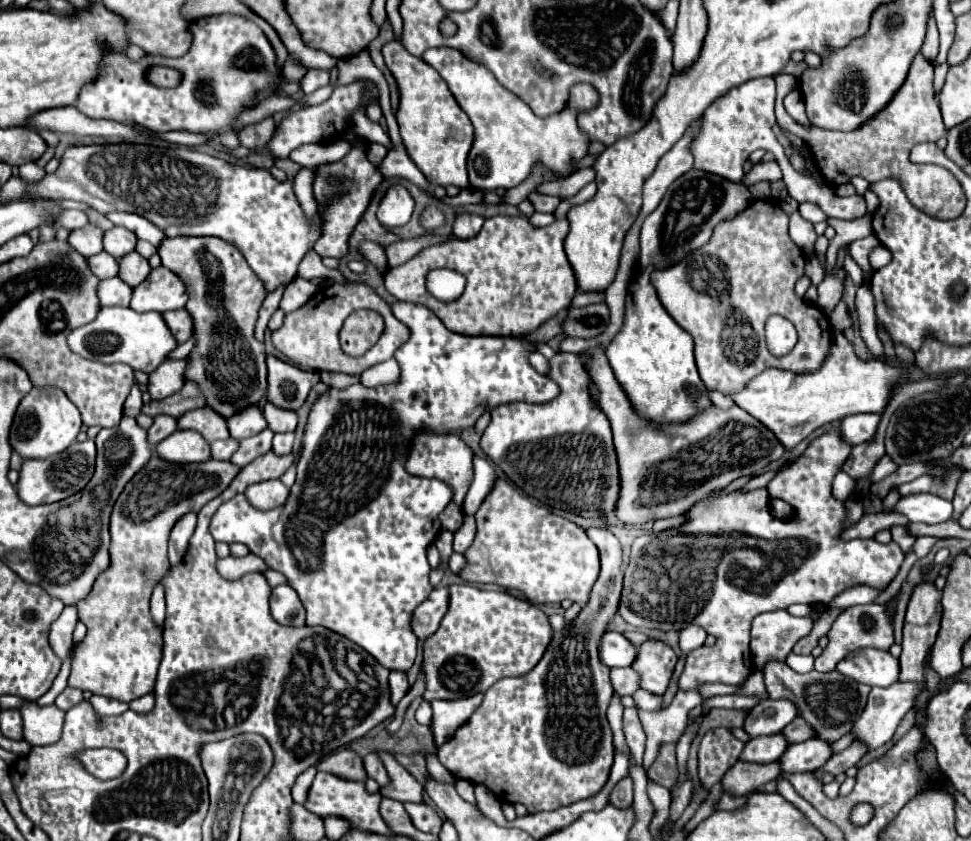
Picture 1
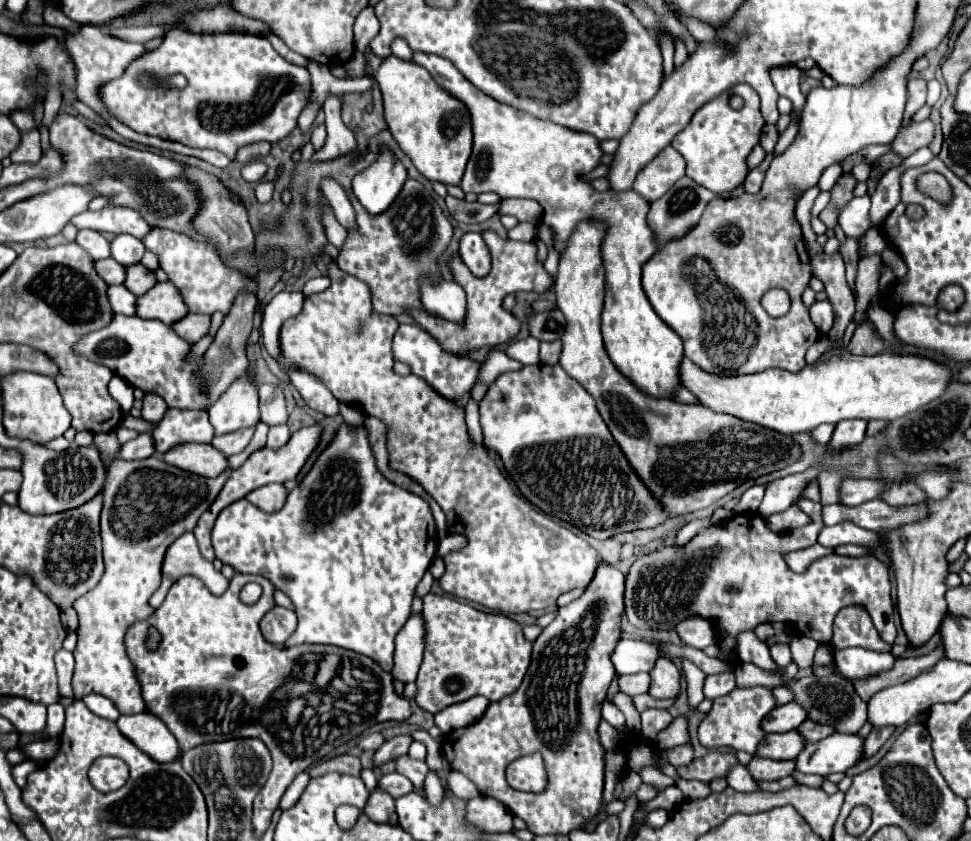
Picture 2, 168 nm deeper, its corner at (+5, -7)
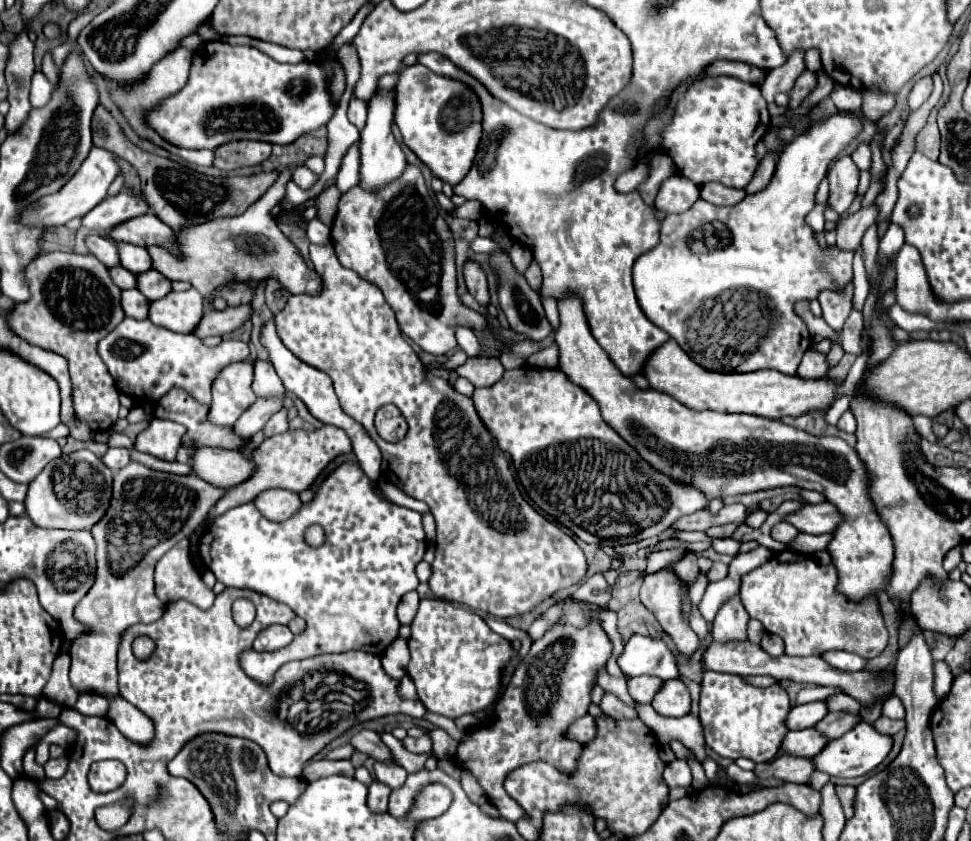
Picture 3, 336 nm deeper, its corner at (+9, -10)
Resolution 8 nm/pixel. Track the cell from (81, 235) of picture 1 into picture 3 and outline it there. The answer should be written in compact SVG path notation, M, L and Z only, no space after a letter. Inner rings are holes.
M88 235L86 237L86 247L90 249L92 255L96 255L106 267L114 267L120 263L118 259L118 249L114 241L108 241L100 235Z

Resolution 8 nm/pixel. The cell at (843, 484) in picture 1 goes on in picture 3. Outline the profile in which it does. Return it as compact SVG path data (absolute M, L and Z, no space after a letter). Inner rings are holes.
M824 501L820 505L804 505L800 511L792 513L788 519L796 529L802 533L812 533L812 535L822 535L822 533L832 533L838 529L838 525L844 521L844 515L832 507L832 503Z

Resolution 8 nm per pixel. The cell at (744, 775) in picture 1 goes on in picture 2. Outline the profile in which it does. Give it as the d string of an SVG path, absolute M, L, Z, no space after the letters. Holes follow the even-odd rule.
M754 756L748 764L748 770L754 780L780 780L784 776L790 776L796 770L794 760L770 760L770 758L758 758Z

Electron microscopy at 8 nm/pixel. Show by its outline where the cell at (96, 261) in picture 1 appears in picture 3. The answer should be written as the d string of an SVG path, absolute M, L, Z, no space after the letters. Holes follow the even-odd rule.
M116 265L116 267L110 269L110 279L120 289L132 289L136 285L136 275L130 273L128 269L120 267L120 265Z

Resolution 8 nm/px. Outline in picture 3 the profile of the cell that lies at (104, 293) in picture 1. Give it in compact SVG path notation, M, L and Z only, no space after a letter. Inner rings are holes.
M138 289L122 291L120 303L122 303L126 317L132 317L132 319L144 319L148 313L148 305L150 305L150 301Z

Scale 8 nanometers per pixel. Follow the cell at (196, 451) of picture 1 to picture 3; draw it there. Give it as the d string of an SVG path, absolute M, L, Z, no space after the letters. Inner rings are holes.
M216 447L196 449L190 459L190 465L200 479L222 489L230 489L242 483L254 469L250 457L242 457L234 449L216 449Z

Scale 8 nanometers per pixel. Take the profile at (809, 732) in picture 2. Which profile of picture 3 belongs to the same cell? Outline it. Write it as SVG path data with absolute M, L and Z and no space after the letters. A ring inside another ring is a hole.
M828 713L822 721L818 721L814 727L826 737L836 739L848 733L860 719L852 719L852 715L840 715L840 713Z

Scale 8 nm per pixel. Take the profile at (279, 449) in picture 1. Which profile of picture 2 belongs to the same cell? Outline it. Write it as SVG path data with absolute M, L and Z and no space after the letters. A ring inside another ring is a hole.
M278 424L278 426L270 426L270 432L268 432L268 442L266 446L268 448L280 448L282 444L286 444L290 438L290 430L286 424Z

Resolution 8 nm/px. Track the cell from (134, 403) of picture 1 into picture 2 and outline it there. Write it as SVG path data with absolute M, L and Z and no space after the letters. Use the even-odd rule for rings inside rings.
M114 376L108 384L108 392L116 398L116 402L122 406L124 412L130 412L132 404L134 404L134 396L132 396L132 386L126 384L126 380L122 380L120 376Z

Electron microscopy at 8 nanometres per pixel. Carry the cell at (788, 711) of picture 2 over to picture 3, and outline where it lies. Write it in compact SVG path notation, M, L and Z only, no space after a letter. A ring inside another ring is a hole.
M816 701L816 703L806 703L806 705L796 705L790 709L784 725L788 729L806 729L814 727L824 715L826 715L826 703Z

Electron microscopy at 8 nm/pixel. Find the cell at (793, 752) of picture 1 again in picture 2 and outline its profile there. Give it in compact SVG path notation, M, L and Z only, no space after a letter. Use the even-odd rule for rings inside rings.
M832 734L820 742L808 744L800 756L796 758L796 770L804 774L818 774L818 776L828 776L832 772L846 772L852 766L856 766L864 758L864 738L858 734Z

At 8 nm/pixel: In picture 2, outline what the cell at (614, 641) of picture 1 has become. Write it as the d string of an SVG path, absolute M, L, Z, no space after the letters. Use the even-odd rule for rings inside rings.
M622 638L612 654L612 662L618 674L636 674L650 672L658 656L658 646L654 642Z

